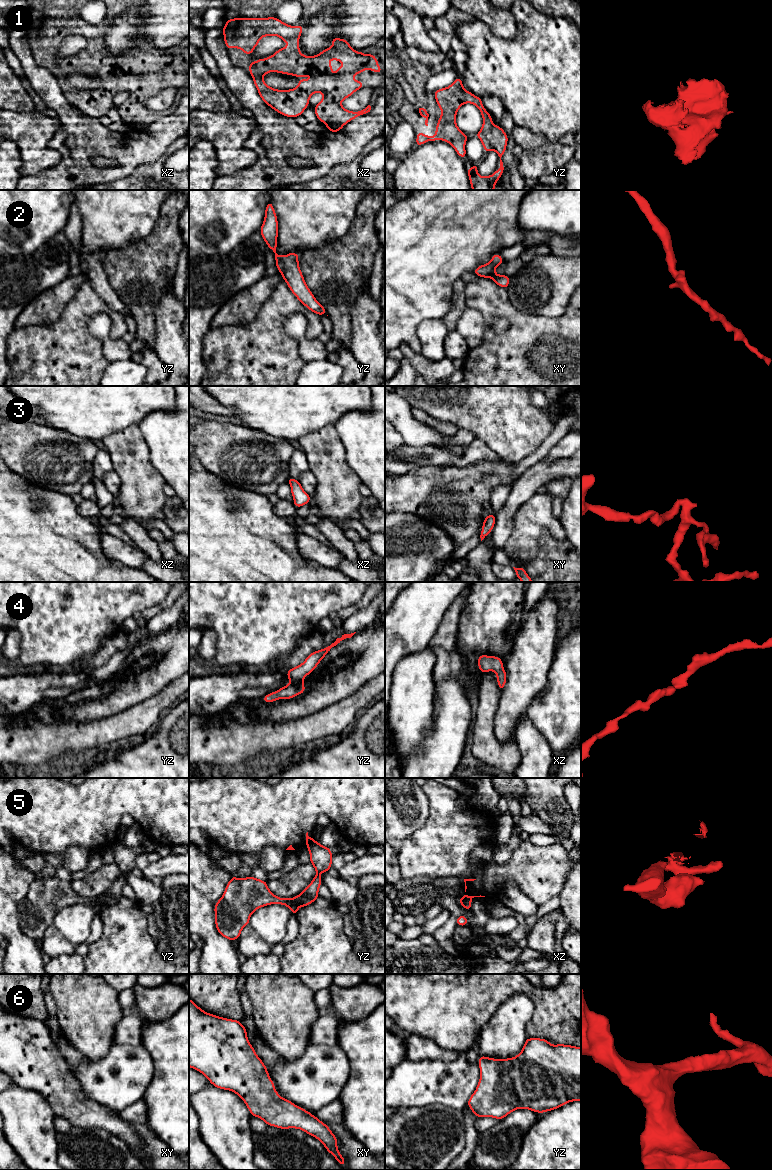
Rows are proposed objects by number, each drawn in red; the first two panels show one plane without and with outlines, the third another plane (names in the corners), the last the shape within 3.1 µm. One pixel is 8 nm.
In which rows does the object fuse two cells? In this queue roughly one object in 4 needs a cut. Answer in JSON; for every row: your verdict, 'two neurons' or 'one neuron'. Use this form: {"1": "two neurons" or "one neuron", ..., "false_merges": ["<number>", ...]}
{"1": "one neuron", "2": "one neuron", "3": "one neuron", "4": "one neuron", "5": "two neurons", "6": "one neuron", "false_merges": ["5"]}

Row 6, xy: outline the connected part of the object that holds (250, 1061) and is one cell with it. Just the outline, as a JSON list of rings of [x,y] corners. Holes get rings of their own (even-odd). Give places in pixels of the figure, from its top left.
[[[190,998],[189,1067],[201,1072],[216,1088],[236,1093],[244,1101],[251,1115],[259,1117],[267,1125],[281,1129],[301,1129],[317,1138],[326,1150],[334,1155],[338,1163],[345,1166],[346,1161],[337,1148],[337,1138],[330,1128],[304,1108],[277,1093],[265,1064],[249,1043],[246,1028],[241,1022],[209,1014]]]

